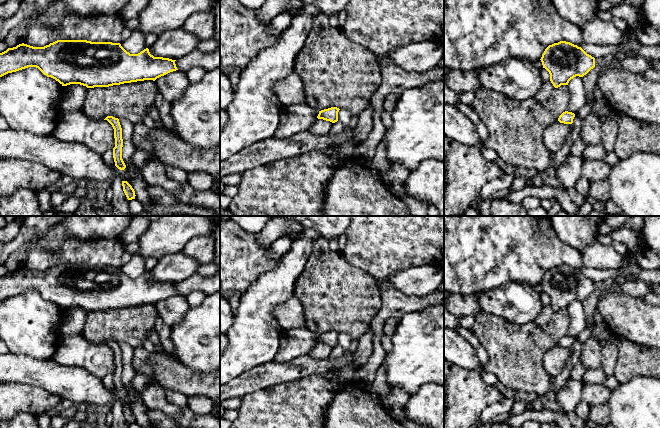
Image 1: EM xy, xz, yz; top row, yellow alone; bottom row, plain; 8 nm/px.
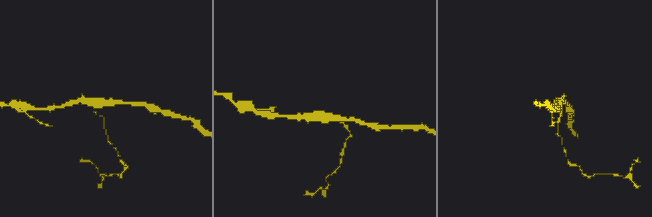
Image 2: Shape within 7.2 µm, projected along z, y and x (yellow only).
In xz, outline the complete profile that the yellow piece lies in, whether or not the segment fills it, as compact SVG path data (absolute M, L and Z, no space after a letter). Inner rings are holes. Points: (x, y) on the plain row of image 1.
M331 331L328 333L321 334L321 335L319 335L317 342L335 347L338 345L339 334L340 333L337 331Z

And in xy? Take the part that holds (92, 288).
M57 264L44 271L33 271L22 267L0 277L0 301L28 291L36 291L62 310L80 308L87 312L109 311L144 304L155 305L161 300L178 294L175 285L154 281L148 272L138 278L130 278L120 267L112 266Z

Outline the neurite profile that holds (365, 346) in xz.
M370 327L369 331L362 335L359 340L358 348L355 354L355 365L359 370L369 359L373 349L374 331Z

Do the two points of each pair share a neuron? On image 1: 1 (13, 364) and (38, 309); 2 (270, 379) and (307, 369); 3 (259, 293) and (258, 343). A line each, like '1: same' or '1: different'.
1: different
2: same
3: same

